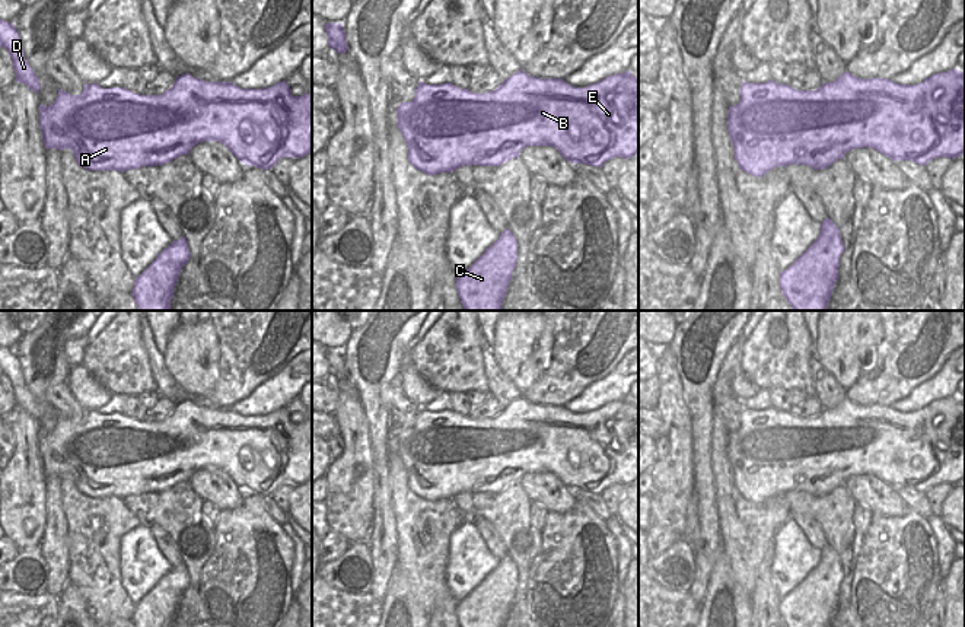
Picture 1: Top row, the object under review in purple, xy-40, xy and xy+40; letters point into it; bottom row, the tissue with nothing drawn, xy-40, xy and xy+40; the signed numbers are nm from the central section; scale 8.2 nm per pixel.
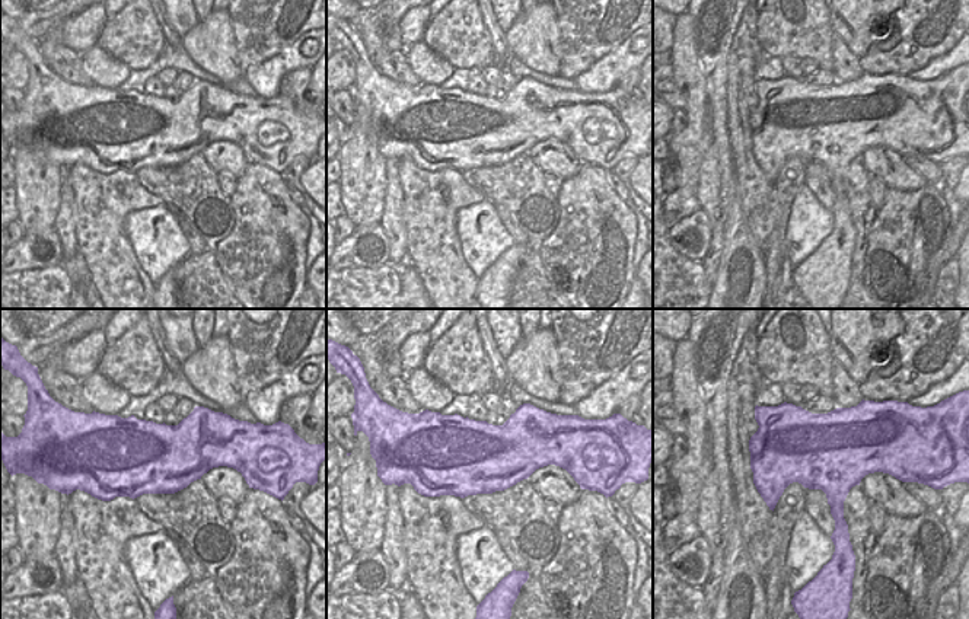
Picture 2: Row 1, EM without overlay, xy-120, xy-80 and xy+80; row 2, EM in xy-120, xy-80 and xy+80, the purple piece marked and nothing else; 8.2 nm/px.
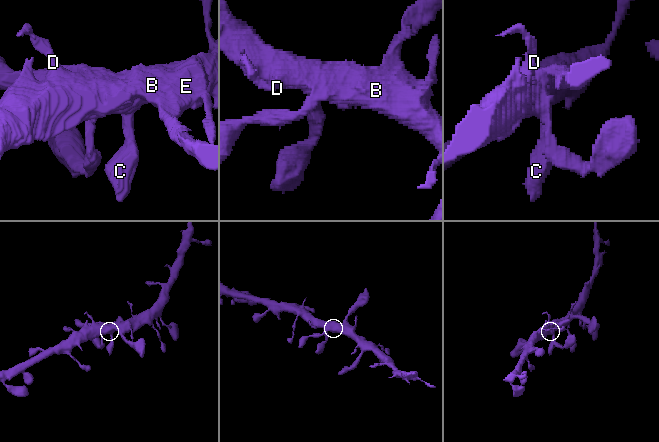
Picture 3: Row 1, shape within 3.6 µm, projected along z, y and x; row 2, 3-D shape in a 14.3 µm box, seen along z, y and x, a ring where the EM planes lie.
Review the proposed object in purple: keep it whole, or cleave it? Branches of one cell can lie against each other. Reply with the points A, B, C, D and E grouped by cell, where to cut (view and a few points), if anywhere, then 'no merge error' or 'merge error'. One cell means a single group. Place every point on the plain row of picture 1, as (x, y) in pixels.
groups A B C D E; cut none; no merge error

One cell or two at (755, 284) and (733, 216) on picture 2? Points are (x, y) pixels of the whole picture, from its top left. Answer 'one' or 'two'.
one

